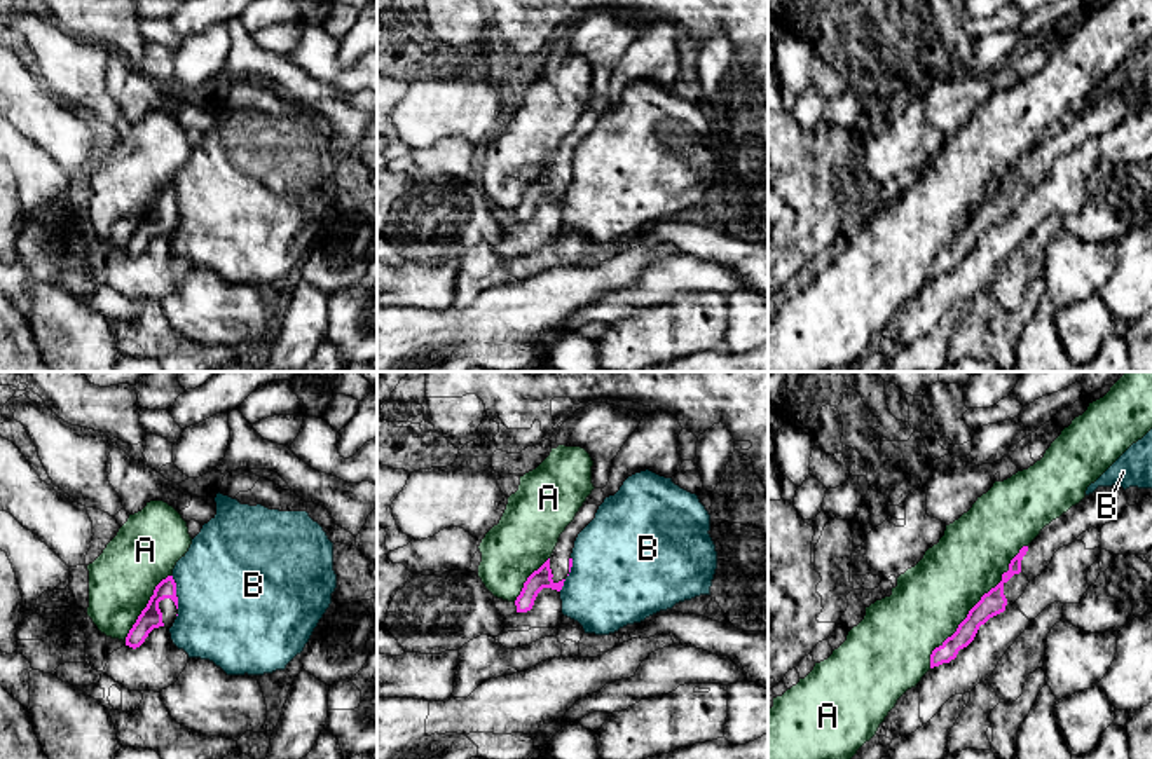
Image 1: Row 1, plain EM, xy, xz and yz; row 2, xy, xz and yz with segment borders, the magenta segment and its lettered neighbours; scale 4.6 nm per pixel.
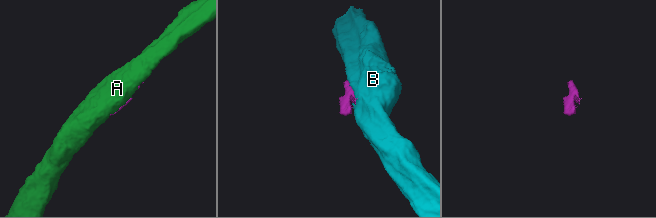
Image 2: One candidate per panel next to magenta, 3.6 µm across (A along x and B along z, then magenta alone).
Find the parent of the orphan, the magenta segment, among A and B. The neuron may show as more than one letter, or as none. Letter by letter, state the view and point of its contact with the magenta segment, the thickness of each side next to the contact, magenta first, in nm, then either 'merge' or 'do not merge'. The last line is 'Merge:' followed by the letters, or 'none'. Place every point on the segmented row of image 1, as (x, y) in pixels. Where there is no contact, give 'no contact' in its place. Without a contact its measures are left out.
A: yz (974, 606) | 120/340 nm | do not merge
B: xy (175, 592) | 100/480 nm | do not merge
Merge: none

